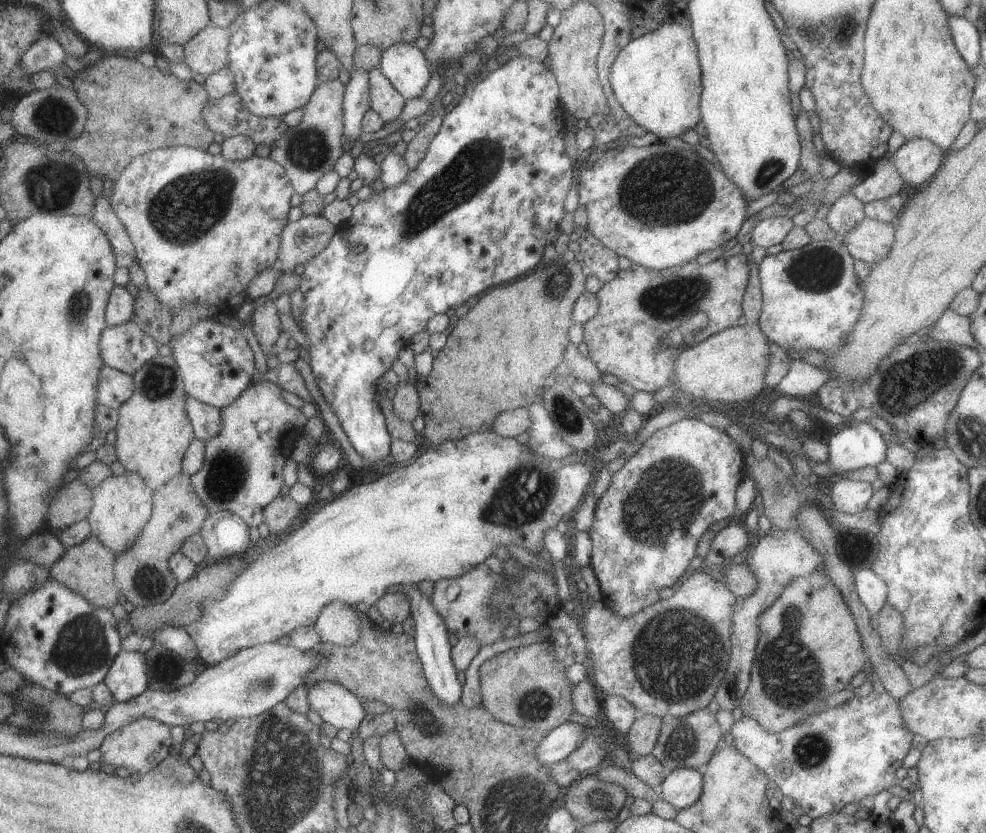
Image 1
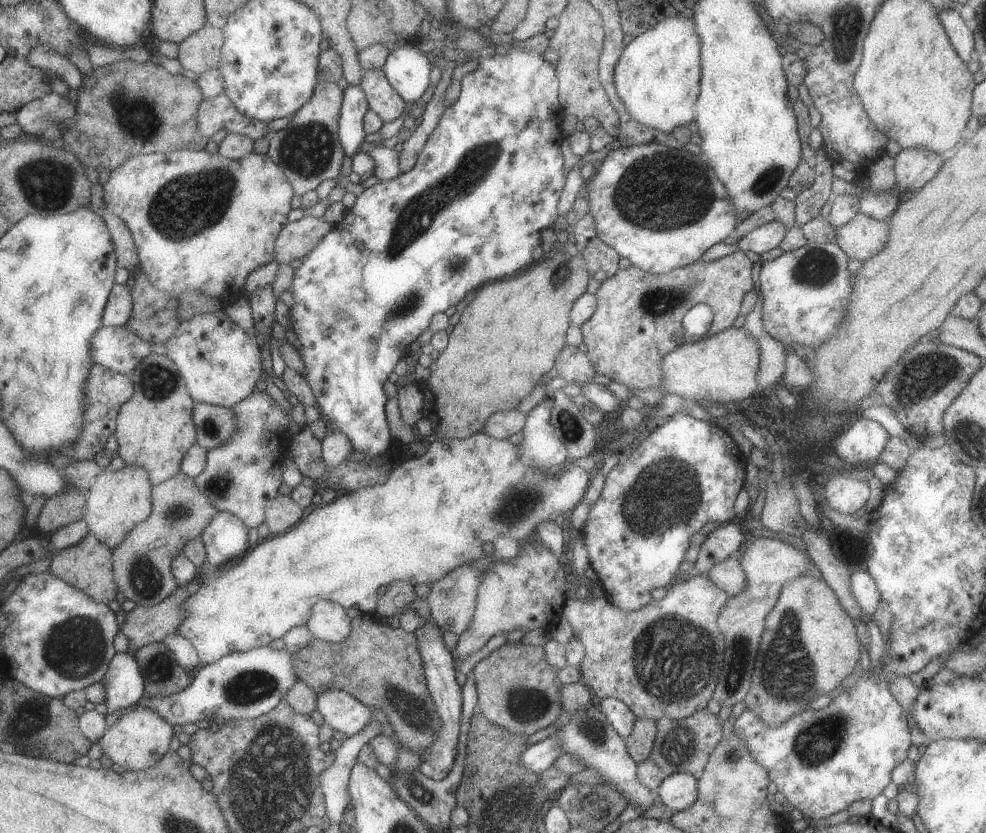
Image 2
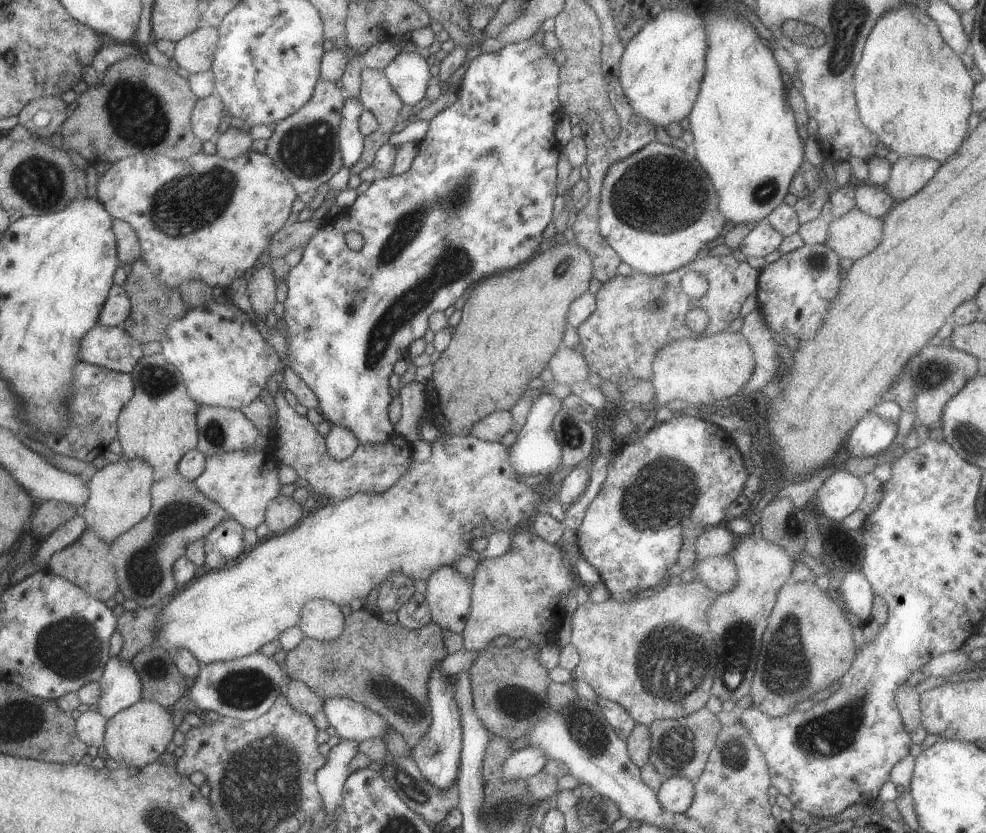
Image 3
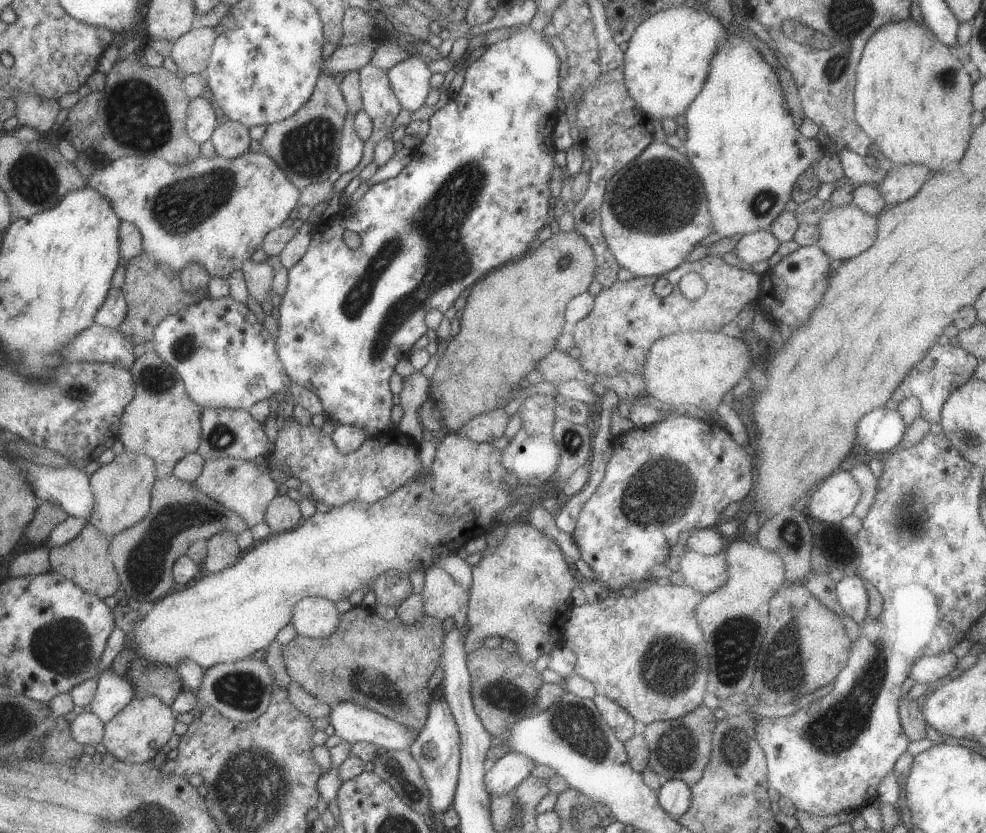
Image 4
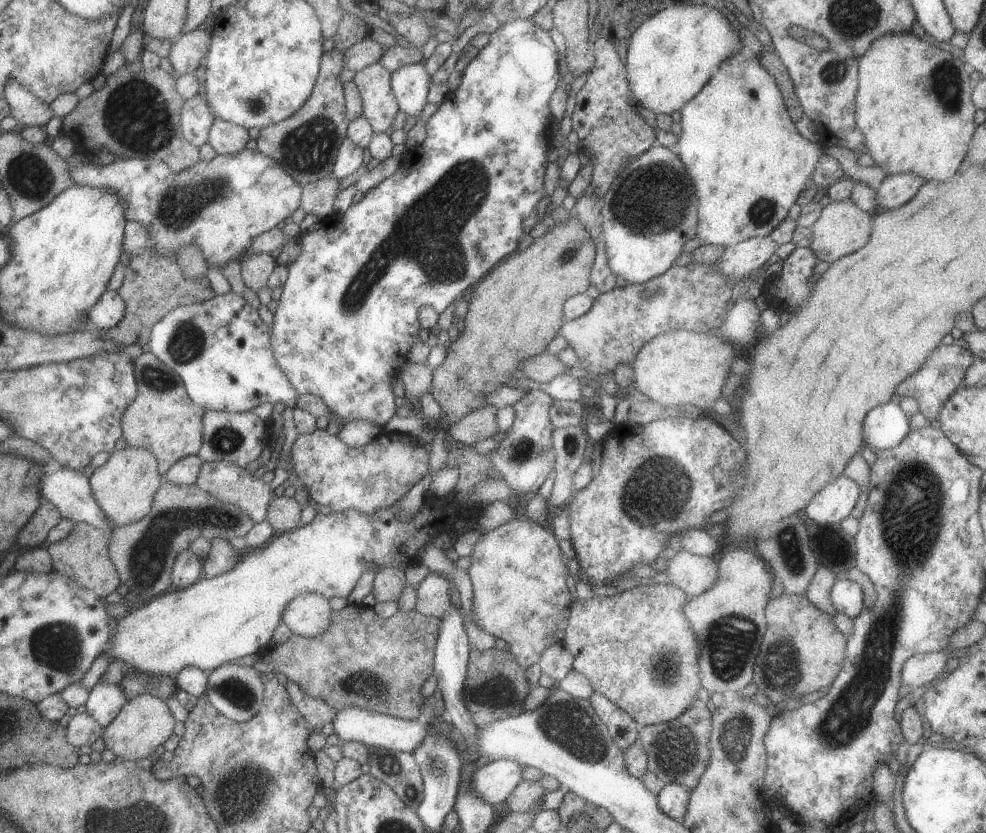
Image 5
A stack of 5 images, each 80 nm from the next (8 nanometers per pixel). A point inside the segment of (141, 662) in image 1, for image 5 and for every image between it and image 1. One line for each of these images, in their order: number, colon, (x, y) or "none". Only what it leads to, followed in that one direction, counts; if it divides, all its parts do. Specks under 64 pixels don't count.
2: (123, 682)
3: (120, 687)
4: (112, 692)
5: (104, 701)

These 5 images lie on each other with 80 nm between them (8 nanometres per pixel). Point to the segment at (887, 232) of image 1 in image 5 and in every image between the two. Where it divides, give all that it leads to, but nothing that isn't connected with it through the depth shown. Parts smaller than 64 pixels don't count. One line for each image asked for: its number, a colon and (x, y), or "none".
2: (862, 237)
3: (853, 235)
4: (844, 231)
5: (842, 228)

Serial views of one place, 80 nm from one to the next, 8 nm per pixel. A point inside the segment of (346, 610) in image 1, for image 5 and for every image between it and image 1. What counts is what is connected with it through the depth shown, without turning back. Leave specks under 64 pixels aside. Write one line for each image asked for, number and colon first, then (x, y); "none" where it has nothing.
2: (328, 622)
3: (320, 619)
4: (316, 618)
5: (306, 615)

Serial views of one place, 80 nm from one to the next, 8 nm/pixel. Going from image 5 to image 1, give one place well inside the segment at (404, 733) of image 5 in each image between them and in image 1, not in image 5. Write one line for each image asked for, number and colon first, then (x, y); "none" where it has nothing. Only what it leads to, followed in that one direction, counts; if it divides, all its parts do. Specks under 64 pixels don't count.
1: (335, 705)
2: (342, 712)
3: (351, 720)
4: (352, 723)

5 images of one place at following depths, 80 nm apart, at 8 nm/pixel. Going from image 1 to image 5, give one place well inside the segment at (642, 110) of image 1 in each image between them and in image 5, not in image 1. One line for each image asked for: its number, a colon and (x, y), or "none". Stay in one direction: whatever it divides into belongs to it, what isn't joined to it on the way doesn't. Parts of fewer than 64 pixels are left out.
2: (657, 76)
3: (660, 70)
4: (666, 62)
5: (670, 57)

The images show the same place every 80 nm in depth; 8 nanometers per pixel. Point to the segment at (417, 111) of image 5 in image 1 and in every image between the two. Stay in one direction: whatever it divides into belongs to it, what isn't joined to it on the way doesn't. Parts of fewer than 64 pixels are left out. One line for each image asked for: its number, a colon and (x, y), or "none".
1: (405, 67)
2: (406, 68)
3: (408, 74)
4: (409, 79)

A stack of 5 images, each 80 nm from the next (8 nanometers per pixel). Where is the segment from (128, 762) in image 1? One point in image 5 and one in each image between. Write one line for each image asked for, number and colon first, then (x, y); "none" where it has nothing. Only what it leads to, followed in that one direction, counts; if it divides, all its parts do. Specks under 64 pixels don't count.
2: (139, 738)
3: (136, 736)
4: (135, 734)
5: (143, 723)

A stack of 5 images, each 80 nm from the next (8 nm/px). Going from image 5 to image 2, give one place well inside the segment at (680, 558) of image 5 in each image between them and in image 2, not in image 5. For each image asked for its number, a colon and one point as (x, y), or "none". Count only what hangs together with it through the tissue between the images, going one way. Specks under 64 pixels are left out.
2: (727, 574)
3: (719, 574)
4: (705, 573)

